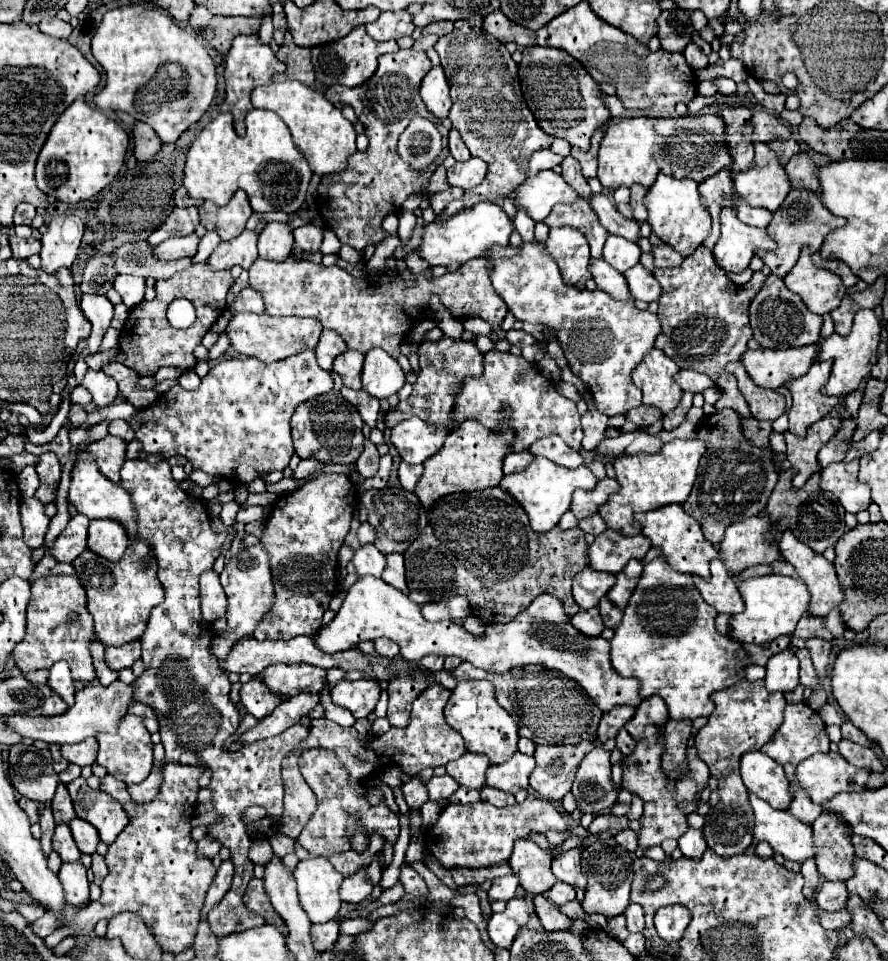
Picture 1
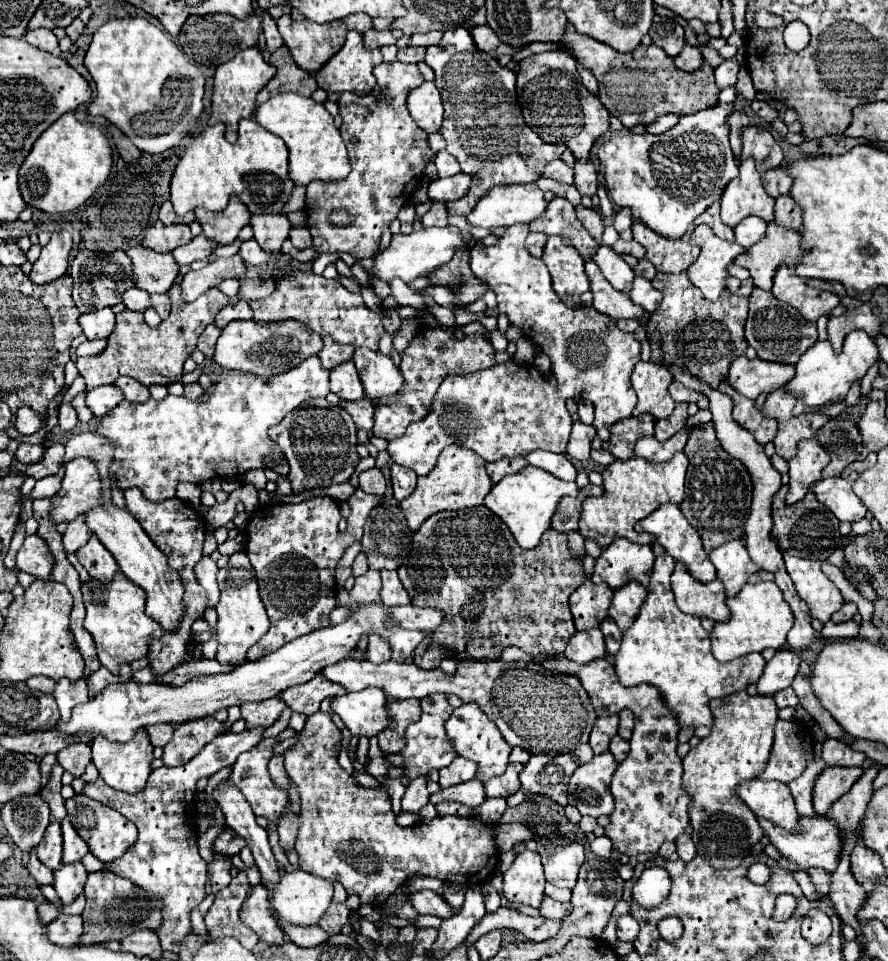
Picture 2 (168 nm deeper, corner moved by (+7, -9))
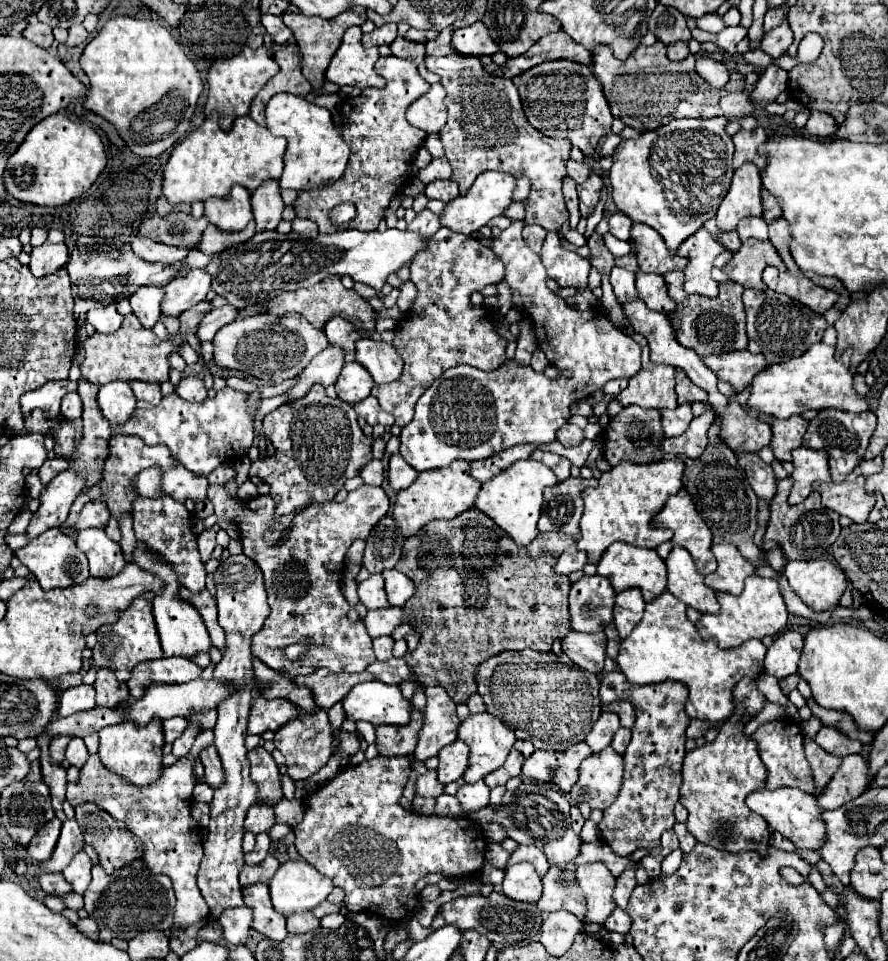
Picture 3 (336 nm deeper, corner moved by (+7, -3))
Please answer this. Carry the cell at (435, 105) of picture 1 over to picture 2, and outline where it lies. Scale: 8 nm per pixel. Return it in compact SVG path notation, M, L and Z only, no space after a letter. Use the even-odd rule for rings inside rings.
M425 81L417 89L413 89L407 97L407 107L411 117L423 131L435 133L441 129L443 103L441 103L439 89L435 87L433 81Z

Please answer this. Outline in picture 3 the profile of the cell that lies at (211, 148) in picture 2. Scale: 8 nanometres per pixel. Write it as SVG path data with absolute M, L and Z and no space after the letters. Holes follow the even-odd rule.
M213 111L201 127L191 131L171 153L163 169L163 195L169 203L193 203L209 197L227 197L235 183L255 191L267 179L279 179L283 171L285 137L275 137L267 127L257 125L249 115L237 117L231 131L219 127L219 115Z

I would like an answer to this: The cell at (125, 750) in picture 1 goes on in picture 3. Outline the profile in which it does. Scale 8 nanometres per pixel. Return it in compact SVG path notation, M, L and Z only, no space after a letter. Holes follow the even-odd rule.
M151 719L145 727L137 727L135 723L117 723L109 725L99 731L101 745L99 745L99 757L101 763L117 773L119 777L127 779L129 783L135 783L137 787L145 787L153 783L161 775L163 767L163 723L161 719Z

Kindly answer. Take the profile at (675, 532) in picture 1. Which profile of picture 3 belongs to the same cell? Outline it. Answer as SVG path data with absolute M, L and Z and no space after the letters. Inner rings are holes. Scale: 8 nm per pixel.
M685 489L669 497L661 513L655 515L655 521L663 527L673 529L673 545L685 547L691 553L697 571L703 575L715 571L717 561L711 553L711 531L701 515L697 515L693 499L689 499L689 493Z

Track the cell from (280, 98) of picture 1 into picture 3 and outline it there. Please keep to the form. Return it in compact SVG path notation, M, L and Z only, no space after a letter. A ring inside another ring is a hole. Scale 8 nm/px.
M279 93L267 103L267 129L273 135L287 137L289 145L285 151L285 167L279 179L281 189L315 189L335 183L347 165L349 147L341 139L341 133L331 121L331 113L303 97L291 93Z

